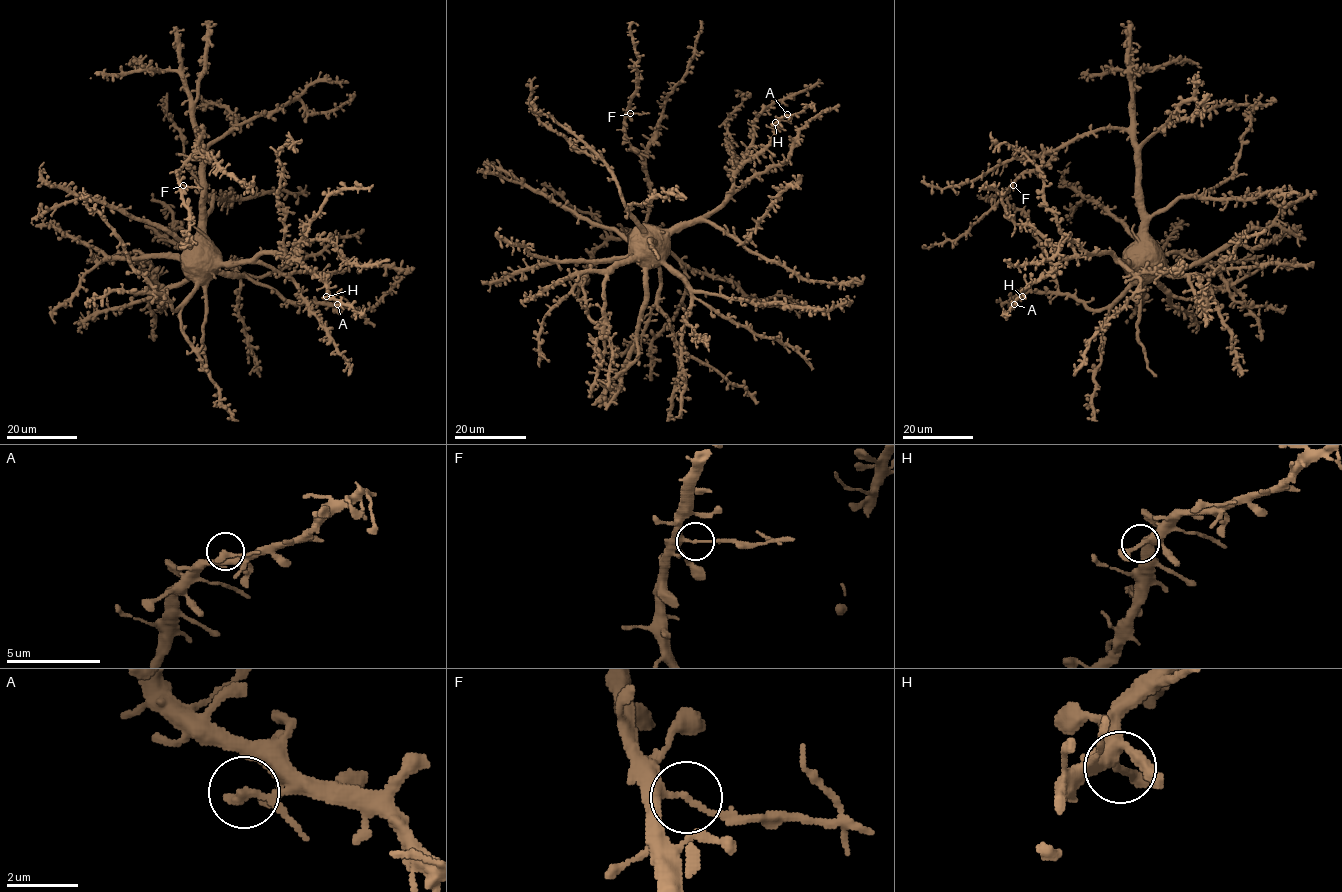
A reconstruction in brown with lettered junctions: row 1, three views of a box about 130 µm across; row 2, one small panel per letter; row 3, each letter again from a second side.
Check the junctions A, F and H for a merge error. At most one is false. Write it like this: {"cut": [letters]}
{"cut": ["F"]}

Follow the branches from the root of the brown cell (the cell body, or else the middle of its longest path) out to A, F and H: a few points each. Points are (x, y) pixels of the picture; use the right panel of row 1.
A: (1138, 211), (1140, 243), (1130, 262), (1122, 262), (1113, 254), (1064, 257), (1045, 277), (1030, 283), (1014, 304)
F: (1138, 211), (1137, 147), (1126, 131), (1117, 128), (1100, 128), (1074, 137), (1044, 165), (1025, 171), (1013, 185)
H: (1138, 211), (1140, 243), (1130, 262), (1122, 262), (1113, 254), (1064, 257), (1045, 277), (1030, 283), (1022, 296)

